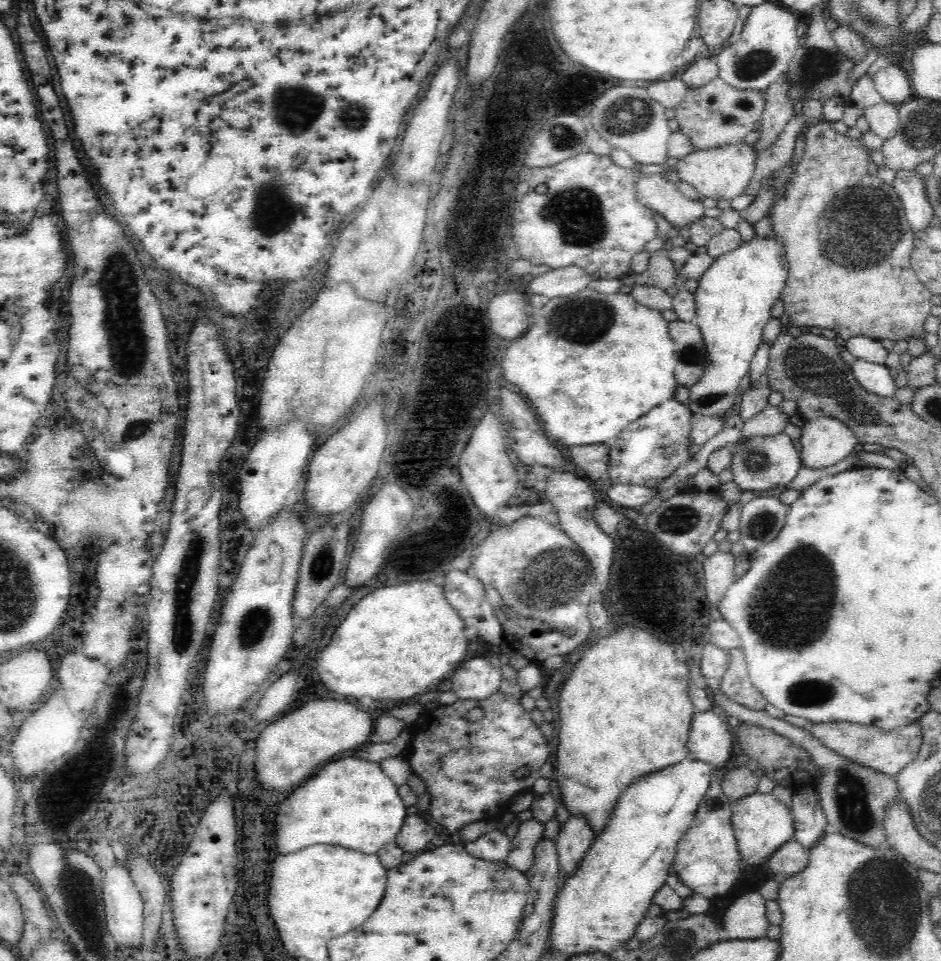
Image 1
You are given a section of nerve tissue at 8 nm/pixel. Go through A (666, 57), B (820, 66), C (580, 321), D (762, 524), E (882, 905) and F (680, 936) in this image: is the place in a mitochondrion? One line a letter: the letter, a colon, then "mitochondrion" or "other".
A: other
B: mitochondrion
C: mitochondrion
D: mitochondrion
E: mitochondrion
F: mitochondrion

